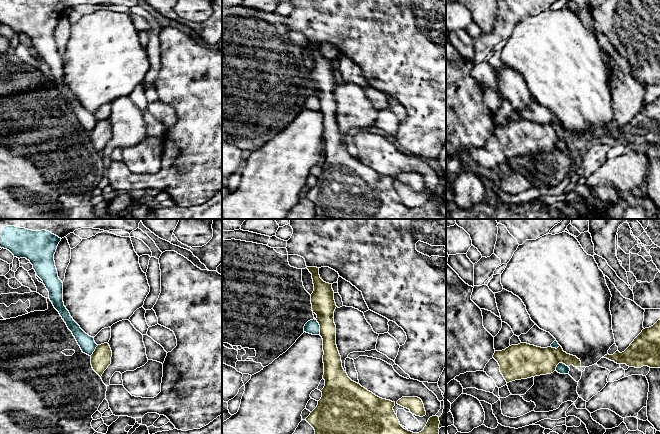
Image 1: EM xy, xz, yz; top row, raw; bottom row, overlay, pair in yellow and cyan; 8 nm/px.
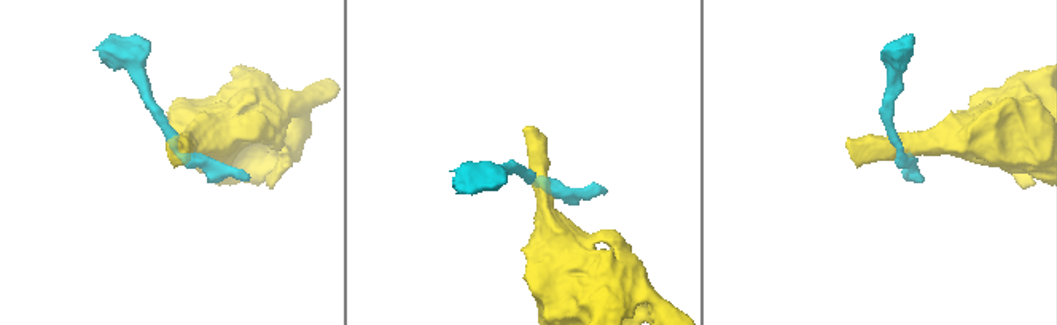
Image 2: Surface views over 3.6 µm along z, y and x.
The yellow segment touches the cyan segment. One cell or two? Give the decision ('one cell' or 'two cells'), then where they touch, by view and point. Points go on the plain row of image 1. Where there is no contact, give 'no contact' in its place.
two cells; meets yellow in xz at (320, 103)

